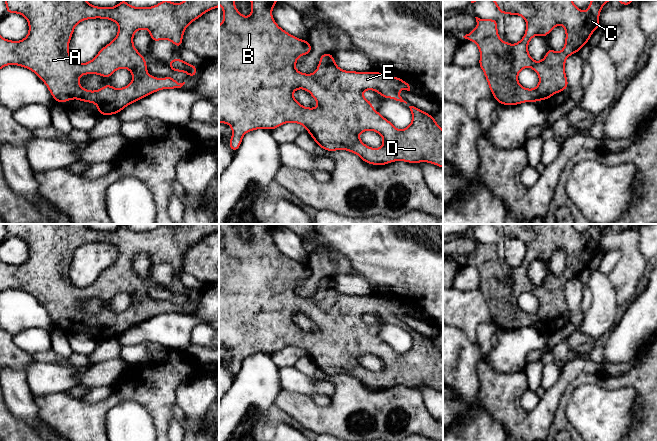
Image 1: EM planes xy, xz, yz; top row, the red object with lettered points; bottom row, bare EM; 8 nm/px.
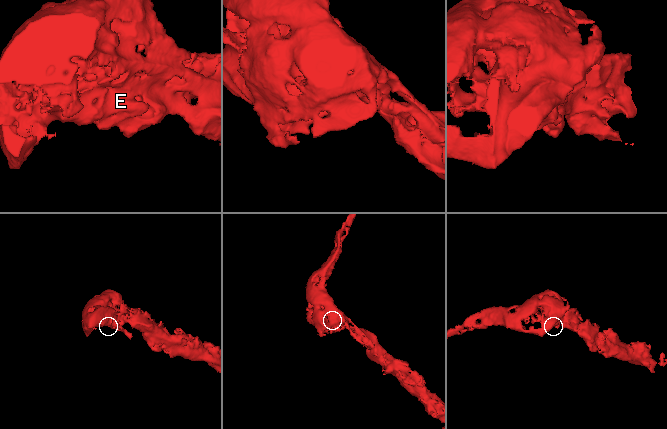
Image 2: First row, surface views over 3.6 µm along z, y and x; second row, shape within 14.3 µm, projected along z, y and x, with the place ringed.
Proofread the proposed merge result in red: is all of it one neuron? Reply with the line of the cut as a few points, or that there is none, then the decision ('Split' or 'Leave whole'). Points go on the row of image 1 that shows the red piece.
No split. Leave whole

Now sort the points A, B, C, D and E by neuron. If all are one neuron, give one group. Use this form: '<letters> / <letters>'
A B C D E

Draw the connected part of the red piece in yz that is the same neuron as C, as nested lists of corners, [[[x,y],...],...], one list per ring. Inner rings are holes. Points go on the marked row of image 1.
[[[491,0],[493,1],[498,11],[501,14],[510,14],[510,15],[520,15],[526,20],[526,32],[523,38],[516,44],[512,45],[510,43],[503,42],[497,30],[497,19],[488,19],[483,20],[478,17],[476,22],[478,26],[474,28],[470,33],[463,36],[468,41],[473,41],[477,44],[480,50],[480,60],[479,66],[482,68],[490,91],[492,92],[495,100],[499,104],[503,105],[518,105],[524,102],[538,102],[539,100],[548,100],[552,95],[559,93],[565,89],[568,89],[567,76],[565,74],[565,62],[568,56],[579,52],[581,48],[589,41],[592,33],[600,26],[599,23],[599,14],[603,5],[612,0],[591,0],[591,4],[587,7],[587,12],[577,8],[572,0]],[[562,24],[566,32],[565,45],[563,50],[559,53],[555,52],[553,49],[549,48],[546,52],[545,57],[539,61],[534,61],[528,53],[528,43],[530,40],[536,36],[541,35],[542,37],[547,37],[551,30],[556,26]],[[526,68],[532,68],[539,75],[539,84],[534,89],[527,89],[522,87],[518,82],[518,73]]]

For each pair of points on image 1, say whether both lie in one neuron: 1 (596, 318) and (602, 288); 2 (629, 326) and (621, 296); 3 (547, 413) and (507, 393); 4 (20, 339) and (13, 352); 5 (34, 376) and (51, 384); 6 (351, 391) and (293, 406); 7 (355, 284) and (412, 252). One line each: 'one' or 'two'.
1: one
2: two
3: one
4: two
5: one
6: one
7: one

